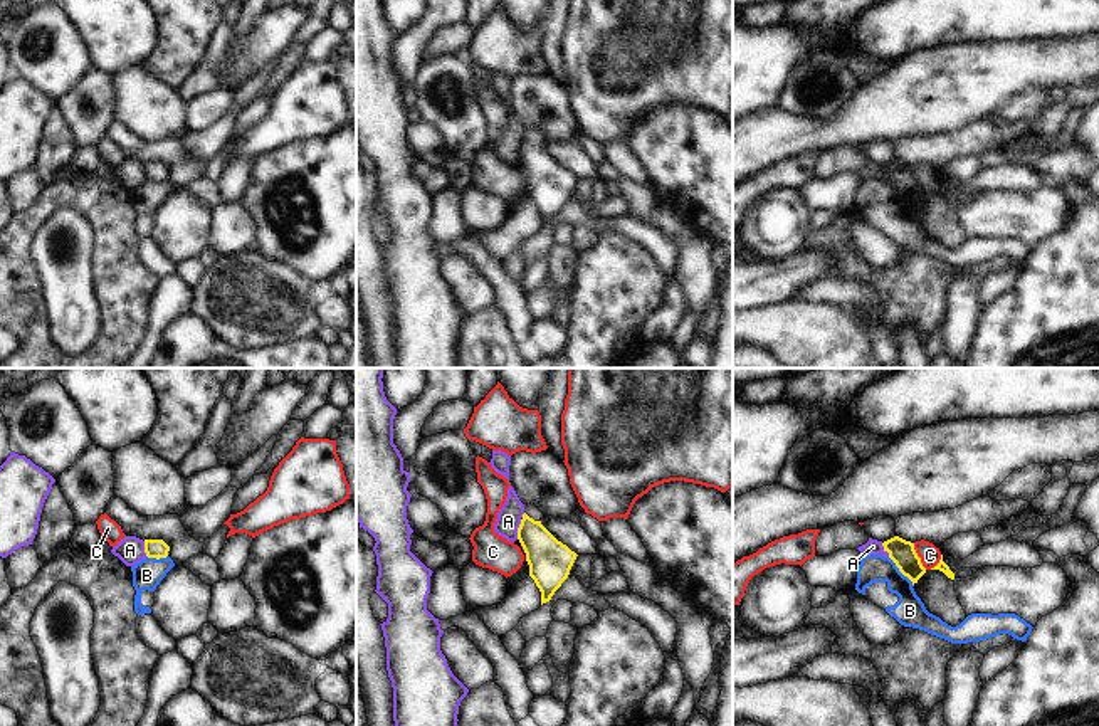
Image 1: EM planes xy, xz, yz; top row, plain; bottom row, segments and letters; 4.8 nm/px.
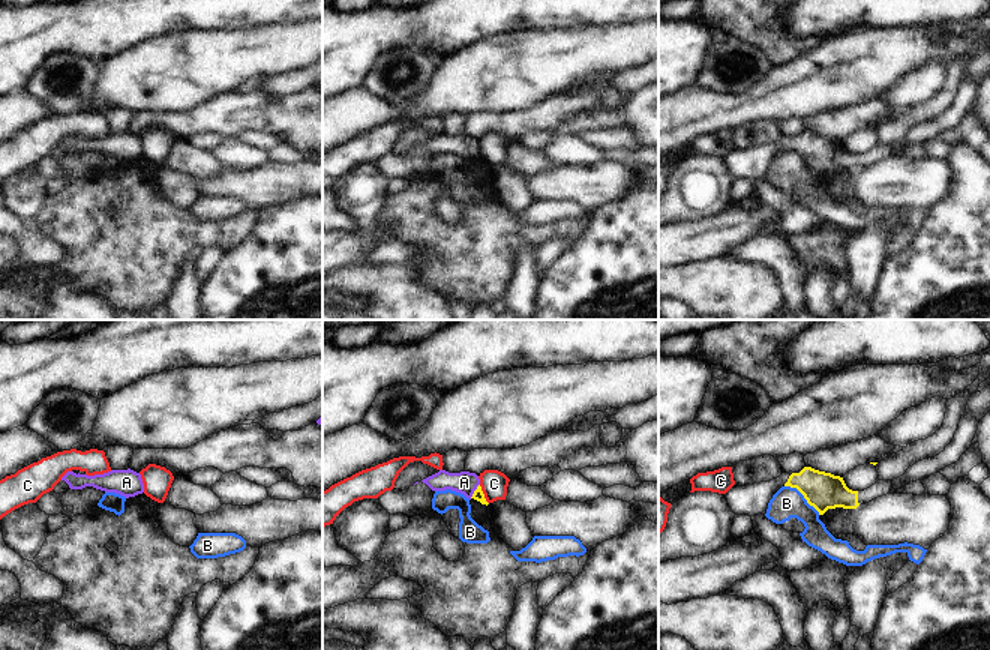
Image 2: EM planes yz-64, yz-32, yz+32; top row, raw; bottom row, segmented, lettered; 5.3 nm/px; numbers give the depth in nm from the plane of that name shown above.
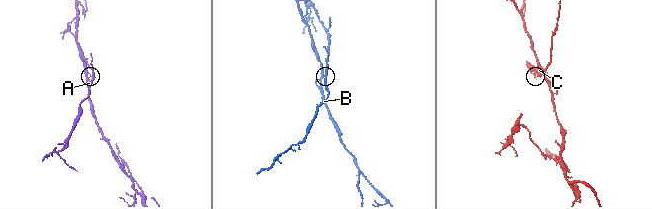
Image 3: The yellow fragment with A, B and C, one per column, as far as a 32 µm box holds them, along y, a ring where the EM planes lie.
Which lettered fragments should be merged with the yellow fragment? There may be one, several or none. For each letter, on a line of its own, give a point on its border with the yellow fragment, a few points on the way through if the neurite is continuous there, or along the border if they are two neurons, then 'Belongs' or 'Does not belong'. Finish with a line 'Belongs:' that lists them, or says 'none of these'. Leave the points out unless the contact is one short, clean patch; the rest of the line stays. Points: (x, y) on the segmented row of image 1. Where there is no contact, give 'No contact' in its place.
A: Touches yellow at xz (518, 530). Boundary: xz (521, 520), (516, 538). Does not belong
B: Touches yellow at yz (901, 572). Boundary: yz (889, 557), (913, 585). Does not belong
C: Touches yellow at yz (918, 557). Boundary: yz (913, 543), (920, 562), (926, 568). Does not belong
Belongs: none of these.

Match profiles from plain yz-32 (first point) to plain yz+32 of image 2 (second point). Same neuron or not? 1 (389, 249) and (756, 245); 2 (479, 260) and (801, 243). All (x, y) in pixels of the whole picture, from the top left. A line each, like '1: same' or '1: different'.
1: same
2: same

